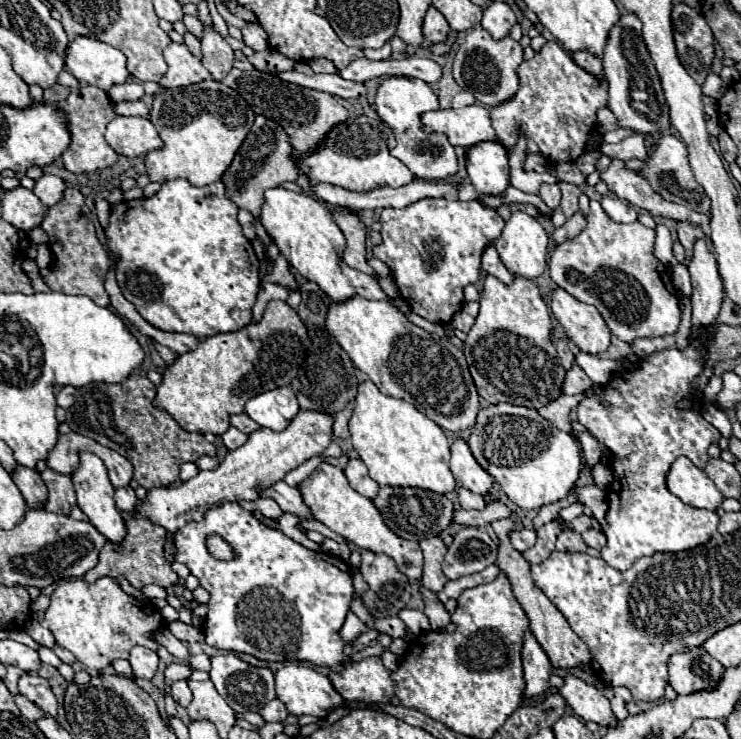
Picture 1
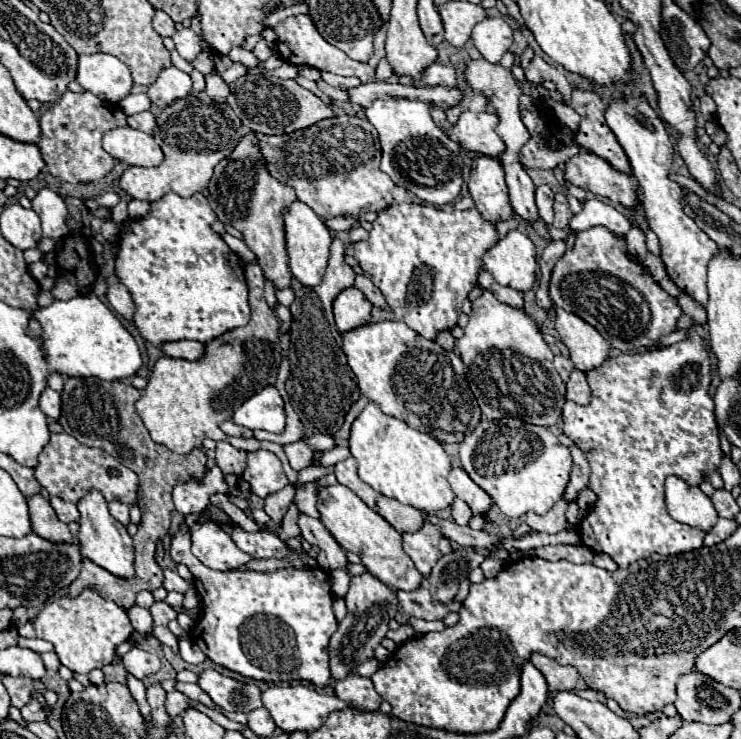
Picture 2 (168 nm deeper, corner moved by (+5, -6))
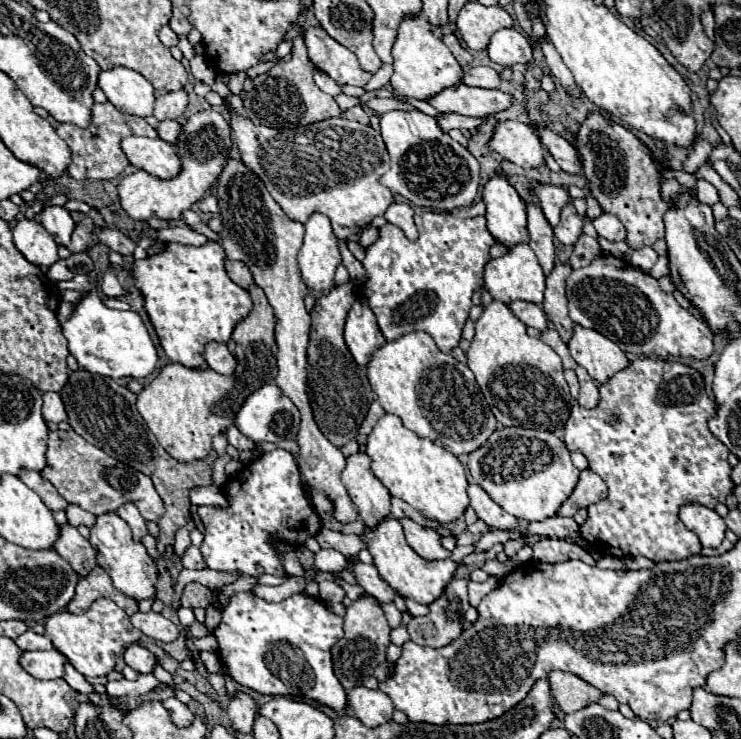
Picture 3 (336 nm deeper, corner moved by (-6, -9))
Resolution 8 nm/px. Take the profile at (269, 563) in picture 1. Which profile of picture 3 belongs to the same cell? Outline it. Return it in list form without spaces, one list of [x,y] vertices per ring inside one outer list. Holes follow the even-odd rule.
[[[239,592],[221,610],[221,614],[223,620],[213,634],[219,642],[219,658],[223,660],[235,682],[259,694],[315,700],[323,706],[333,708],[335,712],[341,712],[347,706],[347,694],[333,674],[331,662],[331,646],[343,636],[343,618],[329,612],[329,608],[319,598],[311,598],[301,592],[289,596],[279,604],[269,604],[261,598],[255,598],[251,592]]]

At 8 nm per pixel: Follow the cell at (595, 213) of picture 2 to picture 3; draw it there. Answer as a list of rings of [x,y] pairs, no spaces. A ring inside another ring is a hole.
[[[601,214],[599,218],[593,220],[593,226],[597,230],[597,234],[605,240],[625,240],[625,228],[619,222],[619,218],[615,218],[613,214]]]

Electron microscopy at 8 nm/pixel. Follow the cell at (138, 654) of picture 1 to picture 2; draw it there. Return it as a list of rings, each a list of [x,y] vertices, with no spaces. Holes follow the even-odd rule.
[[[132,647],[124,659],[122,659],[126,671],[130,675],[134,675],[136,679],[144,679],[152,673],[156,673],[160,669],[160,657],[158,655],[152,655],[144,649],[138,649],[138,647]]]

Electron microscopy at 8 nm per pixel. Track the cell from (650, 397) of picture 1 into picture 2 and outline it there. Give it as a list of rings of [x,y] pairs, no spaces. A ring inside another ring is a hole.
[[[694,323],[688,327],[688,337],[664,349],[618,355],[606,359],[600,367],[588,373],[592,401],[588,405],[574,405],[570,401],[562,407],[564,435],[568,435],[588,457],[592,469],[590,487],[598,495],[596,505],[578,527],[580,539],[596,553],[610,555],[620,569],[652,553],[676,555],[703,546],[706,533],[680,524],[668,515],[664,501],[664,479],[678,475],[692,485],[720,467],[722,449],[718,439],[718,425],[714,419],[714,401],[708,393],[712,371],[710,355],[706,351],[706,327]]]

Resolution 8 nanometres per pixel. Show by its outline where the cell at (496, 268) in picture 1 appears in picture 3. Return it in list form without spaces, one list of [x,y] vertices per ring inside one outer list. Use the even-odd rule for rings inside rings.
[[[511,302],[511,312],[525,324],[525,326],[533,326],[535,330],[539,332],[545,332],[547,330],[547,316],[543,312],[541,306],[537,304],[531,304],[531,302]]]

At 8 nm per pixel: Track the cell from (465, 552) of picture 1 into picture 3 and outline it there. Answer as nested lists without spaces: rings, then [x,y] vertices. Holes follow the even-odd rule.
[[[453,576],[445,592],[429,604],[429,614],[423,618],[411,618],[407,630],[415,644],[441,648],[451,644],[463,632],[467,600],[467,578]]]

